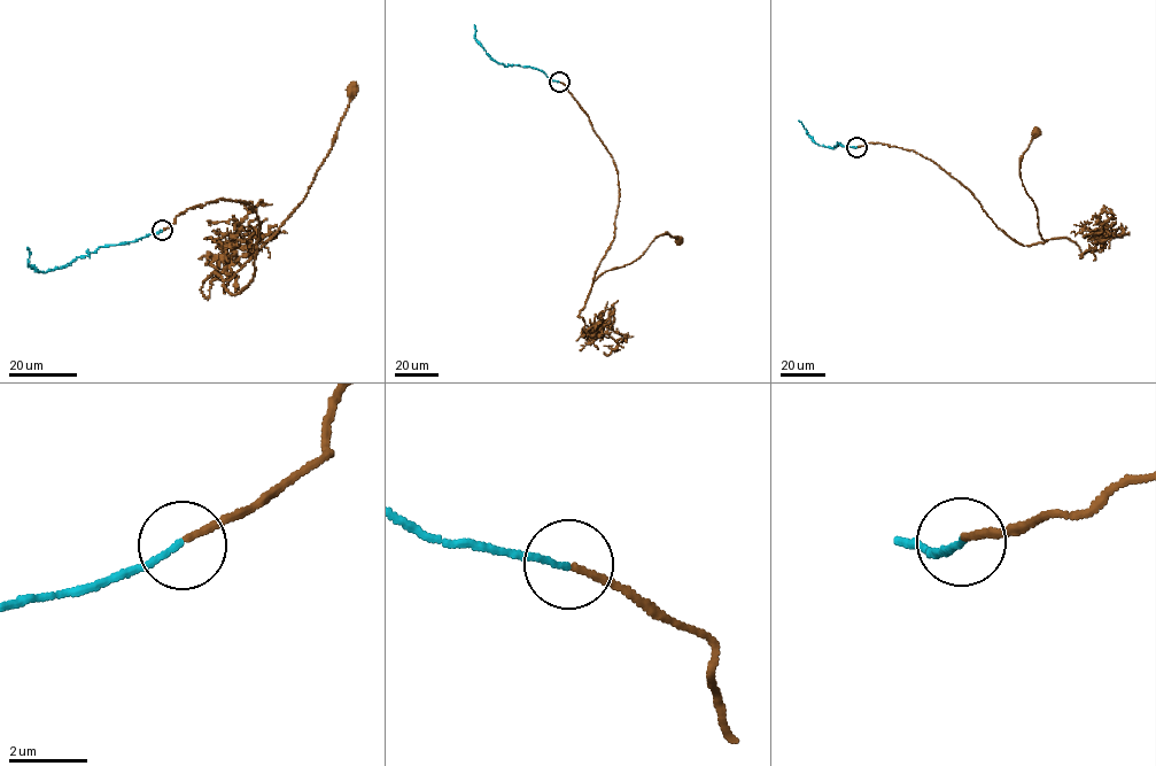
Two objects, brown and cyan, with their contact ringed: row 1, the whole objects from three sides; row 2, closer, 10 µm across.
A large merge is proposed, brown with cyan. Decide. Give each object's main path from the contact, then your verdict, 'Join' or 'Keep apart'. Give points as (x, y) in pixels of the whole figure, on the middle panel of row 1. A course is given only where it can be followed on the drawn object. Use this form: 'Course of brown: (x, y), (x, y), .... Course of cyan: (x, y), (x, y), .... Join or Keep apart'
Course of brown: (559, 82), (588, 116), (618, 177), (613, 239), (594, 279), (636, 260), (666, 232), (679, 240). Course of cyan: (559, 82), (529, 67), (497, 63), (474, 37), (474, 24). Join

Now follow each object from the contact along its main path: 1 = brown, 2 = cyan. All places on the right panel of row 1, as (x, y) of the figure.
1: (856, 146), (885, 144), (932, 160), (1024, 245), (1046, 240), (1019, 173), (1019, 159), (1036, 132)
2: (856, 147), (816, 144), (798, 120)

